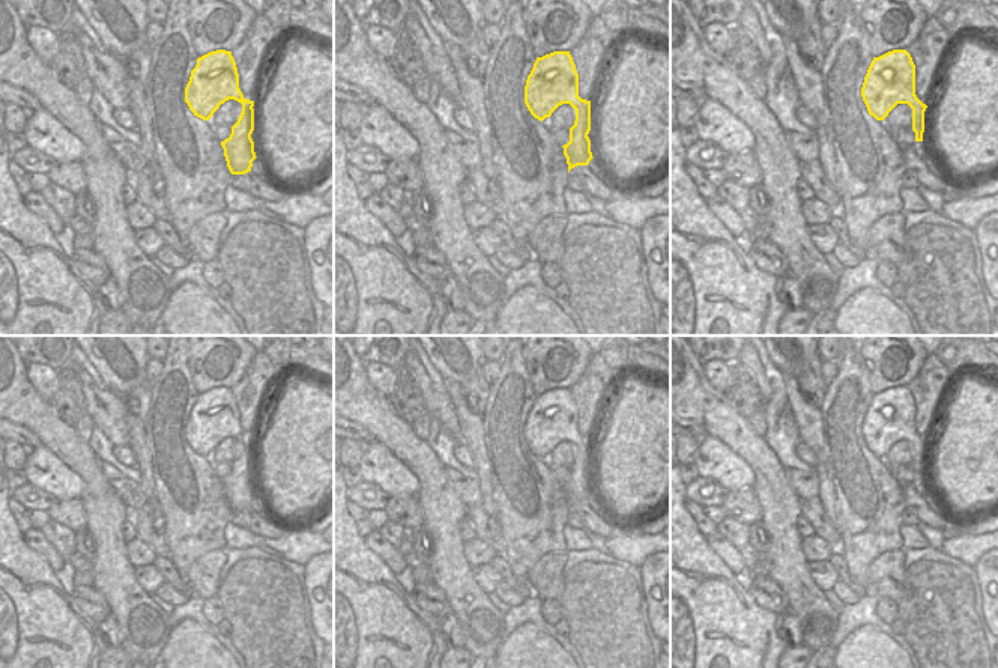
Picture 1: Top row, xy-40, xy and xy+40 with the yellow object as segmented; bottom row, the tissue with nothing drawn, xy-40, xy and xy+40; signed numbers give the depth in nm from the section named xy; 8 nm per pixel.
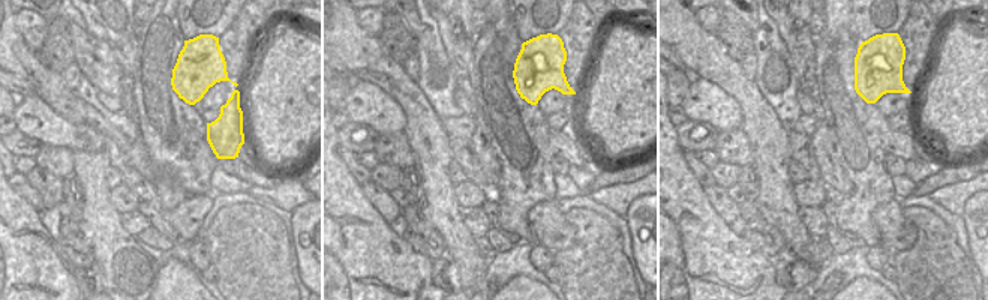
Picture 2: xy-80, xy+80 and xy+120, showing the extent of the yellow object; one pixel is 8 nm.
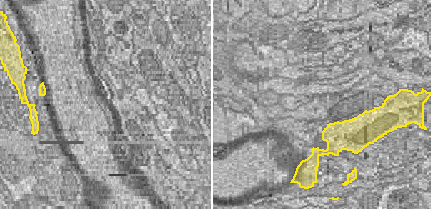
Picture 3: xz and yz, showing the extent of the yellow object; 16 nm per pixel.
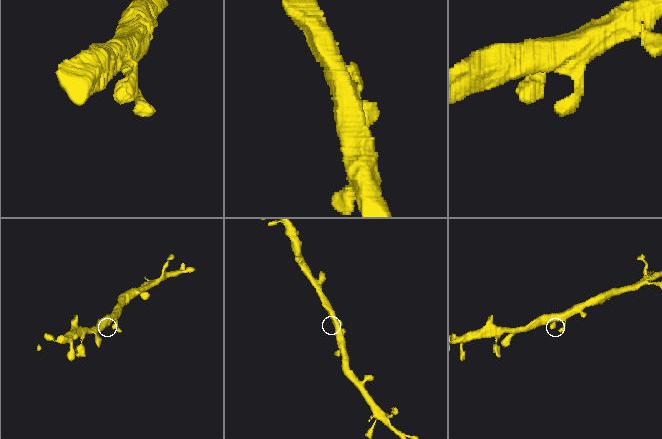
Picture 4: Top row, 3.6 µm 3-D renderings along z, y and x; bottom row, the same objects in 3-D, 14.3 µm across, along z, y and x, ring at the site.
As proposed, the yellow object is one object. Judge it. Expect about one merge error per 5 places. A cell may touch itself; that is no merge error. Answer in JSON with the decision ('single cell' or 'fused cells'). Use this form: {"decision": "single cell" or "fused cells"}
{"decision": "single cell"}

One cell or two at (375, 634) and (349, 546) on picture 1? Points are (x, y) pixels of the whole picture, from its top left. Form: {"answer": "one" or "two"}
{"answer": "one"}

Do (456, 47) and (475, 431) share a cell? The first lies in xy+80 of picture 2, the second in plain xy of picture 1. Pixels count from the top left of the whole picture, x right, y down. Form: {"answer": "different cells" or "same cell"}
{"answer": "same cell"}

